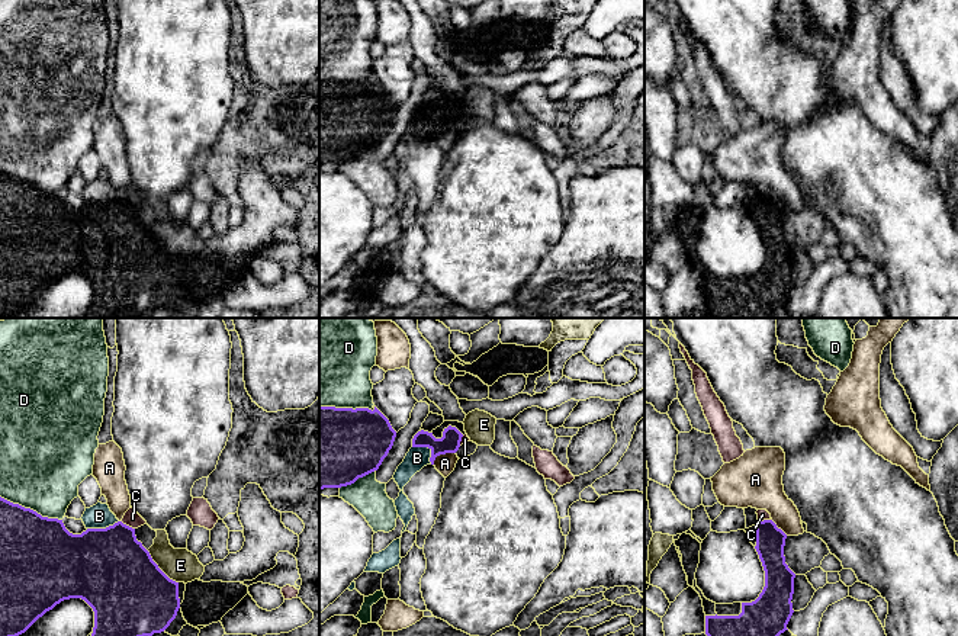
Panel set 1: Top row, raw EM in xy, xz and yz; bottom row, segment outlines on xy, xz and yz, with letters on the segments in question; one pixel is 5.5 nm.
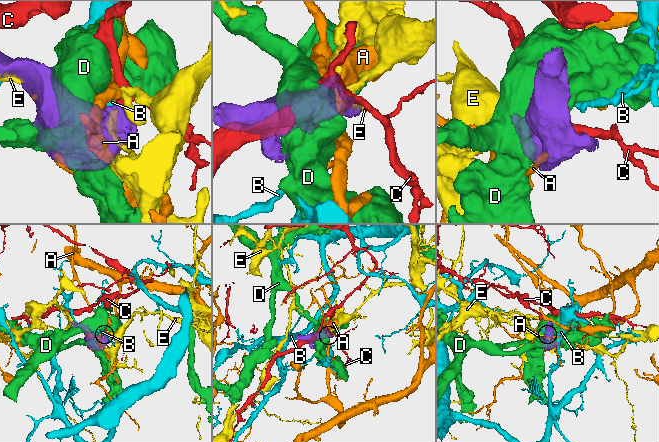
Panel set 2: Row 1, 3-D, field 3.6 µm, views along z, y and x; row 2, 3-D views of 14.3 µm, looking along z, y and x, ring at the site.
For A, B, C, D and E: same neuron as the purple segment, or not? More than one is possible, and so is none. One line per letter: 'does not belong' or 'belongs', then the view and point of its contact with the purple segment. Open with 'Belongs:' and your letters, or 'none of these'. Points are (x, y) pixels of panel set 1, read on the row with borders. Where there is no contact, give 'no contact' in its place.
Belongs: none of these
A: does not belong; contact xz (441, 453)
B: does not belong; contact xz (428, 447)
C: does not belong; contact xy (128, 526)
D: does not belong; contact xy (29, 508)
E: does not belong; contact xy (158, 568)

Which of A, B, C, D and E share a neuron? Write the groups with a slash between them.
A / B / C / D / E

